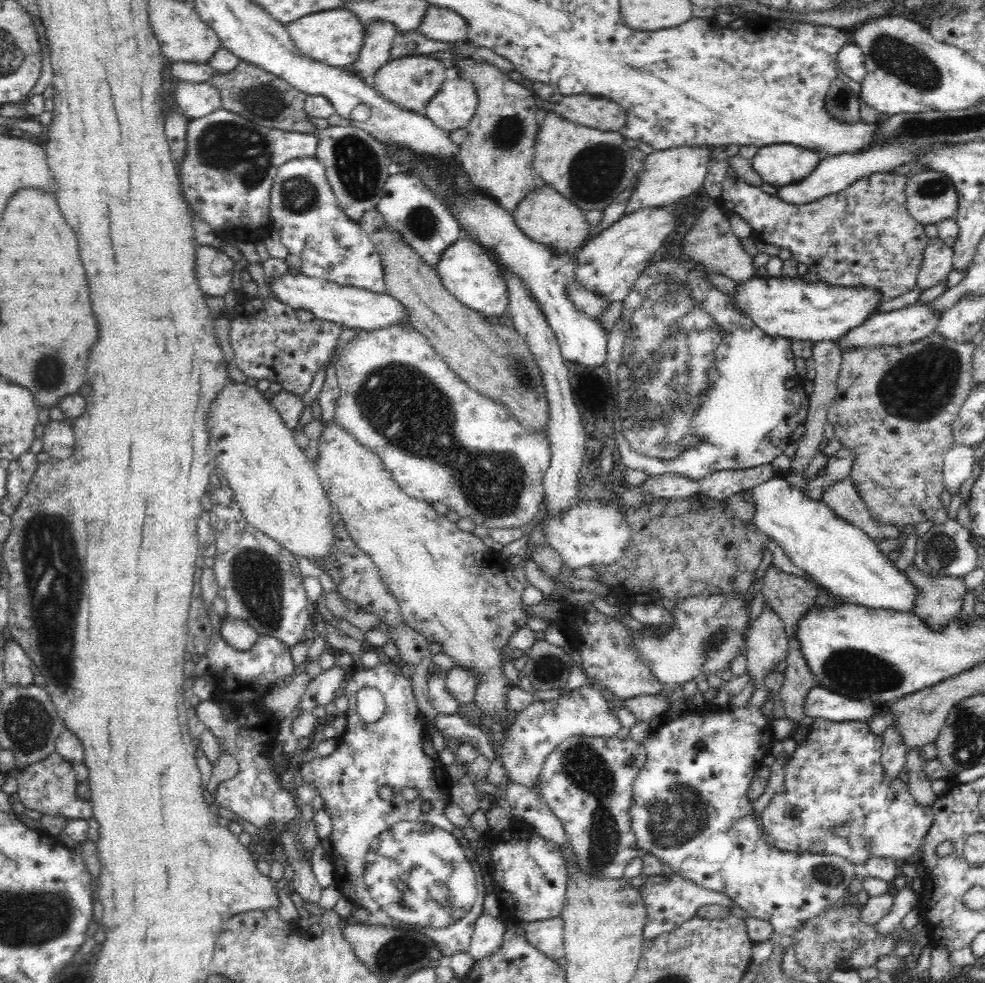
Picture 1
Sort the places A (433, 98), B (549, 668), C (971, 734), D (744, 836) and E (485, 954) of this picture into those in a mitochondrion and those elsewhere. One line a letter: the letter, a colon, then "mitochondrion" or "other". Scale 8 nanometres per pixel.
A: other
B: mitochondrion
C: mitochondrion
D: other
E: other

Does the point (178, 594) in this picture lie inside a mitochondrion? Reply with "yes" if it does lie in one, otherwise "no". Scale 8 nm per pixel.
no

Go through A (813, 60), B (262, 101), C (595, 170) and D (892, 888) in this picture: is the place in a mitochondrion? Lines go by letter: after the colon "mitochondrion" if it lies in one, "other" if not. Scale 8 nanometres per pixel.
A: other
B: mitochondrion
C: mitochondrion
D: other

